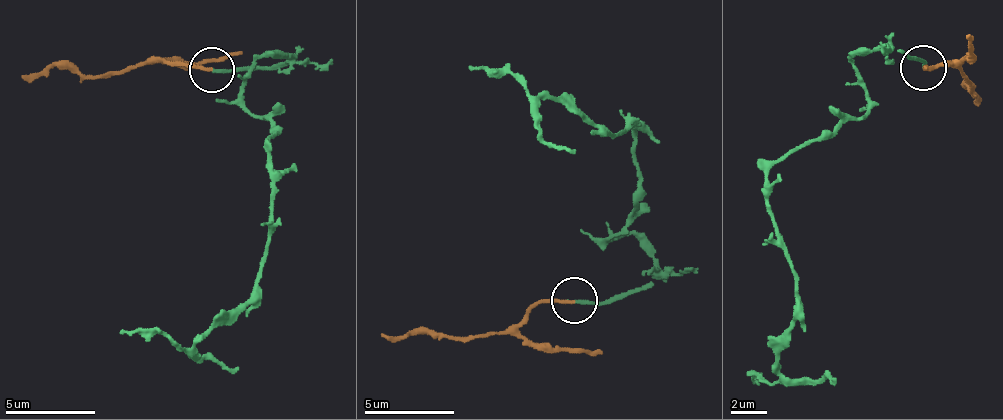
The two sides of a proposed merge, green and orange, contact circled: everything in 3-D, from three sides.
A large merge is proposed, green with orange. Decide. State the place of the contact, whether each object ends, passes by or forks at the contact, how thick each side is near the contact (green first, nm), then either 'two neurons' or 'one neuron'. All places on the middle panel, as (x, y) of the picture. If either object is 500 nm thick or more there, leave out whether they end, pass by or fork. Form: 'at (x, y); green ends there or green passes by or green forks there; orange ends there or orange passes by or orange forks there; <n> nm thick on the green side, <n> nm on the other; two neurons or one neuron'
at (574, 300); green ends there; orange ends there; 180 nm thick on the green side, 180 nm on the other; one neuron

